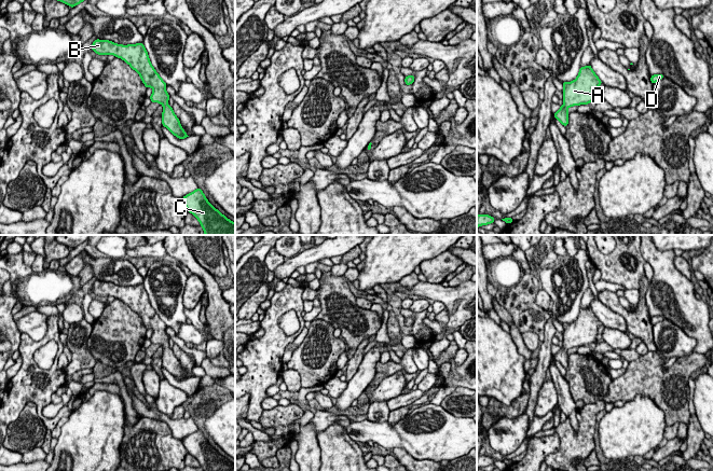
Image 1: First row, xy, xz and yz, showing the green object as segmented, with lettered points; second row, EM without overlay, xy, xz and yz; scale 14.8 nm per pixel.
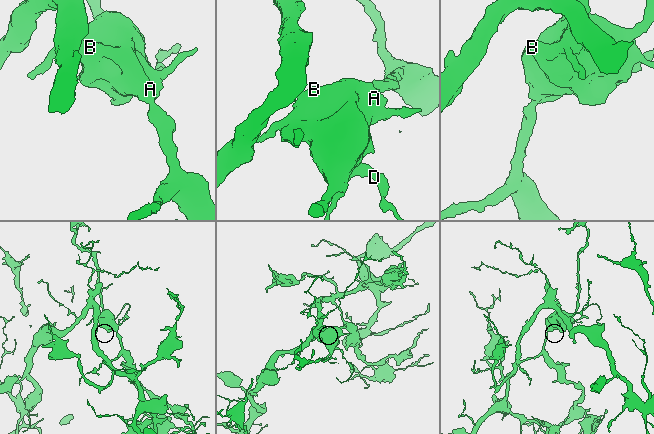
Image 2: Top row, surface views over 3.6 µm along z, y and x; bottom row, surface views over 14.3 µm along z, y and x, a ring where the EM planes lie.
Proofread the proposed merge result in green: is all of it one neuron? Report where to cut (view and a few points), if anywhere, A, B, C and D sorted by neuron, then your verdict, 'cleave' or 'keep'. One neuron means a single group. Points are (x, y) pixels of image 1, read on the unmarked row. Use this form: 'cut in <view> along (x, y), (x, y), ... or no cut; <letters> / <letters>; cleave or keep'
no cut; A B C D; keep

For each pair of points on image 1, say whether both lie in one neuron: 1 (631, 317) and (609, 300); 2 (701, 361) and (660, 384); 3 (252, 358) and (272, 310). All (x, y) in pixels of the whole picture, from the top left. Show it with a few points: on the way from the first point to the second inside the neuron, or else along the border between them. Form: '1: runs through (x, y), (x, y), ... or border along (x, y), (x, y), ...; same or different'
1: runs through (626, 314), (615, 305); same
2: runs through (691, 363), (687, 364), (670, 381); same
3: runs through (264, 346), (272, 338), (272, 322); same

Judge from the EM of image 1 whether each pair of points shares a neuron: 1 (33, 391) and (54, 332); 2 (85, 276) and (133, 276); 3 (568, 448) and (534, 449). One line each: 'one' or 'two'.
1: one
2: two
3: two

